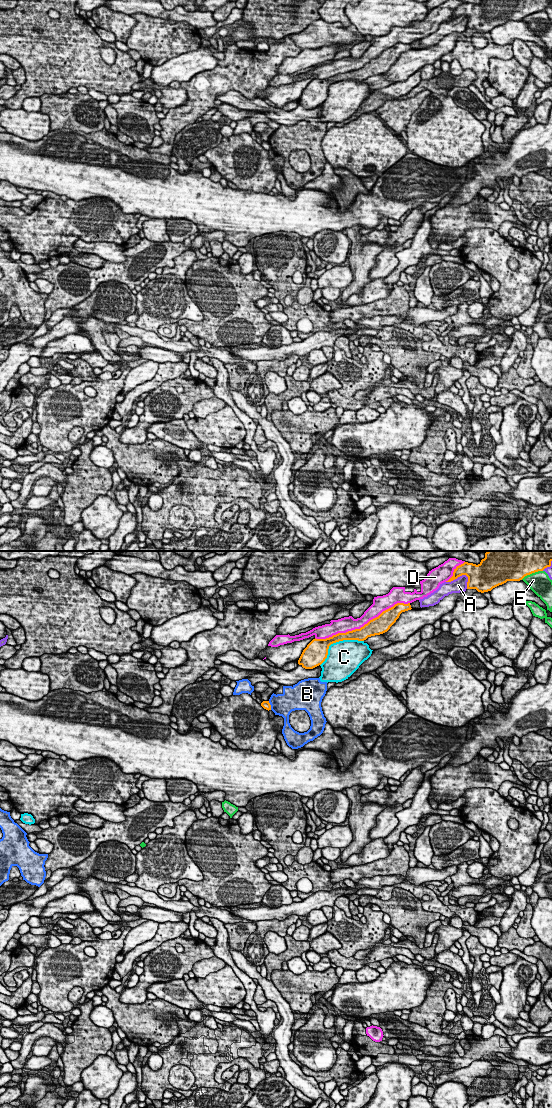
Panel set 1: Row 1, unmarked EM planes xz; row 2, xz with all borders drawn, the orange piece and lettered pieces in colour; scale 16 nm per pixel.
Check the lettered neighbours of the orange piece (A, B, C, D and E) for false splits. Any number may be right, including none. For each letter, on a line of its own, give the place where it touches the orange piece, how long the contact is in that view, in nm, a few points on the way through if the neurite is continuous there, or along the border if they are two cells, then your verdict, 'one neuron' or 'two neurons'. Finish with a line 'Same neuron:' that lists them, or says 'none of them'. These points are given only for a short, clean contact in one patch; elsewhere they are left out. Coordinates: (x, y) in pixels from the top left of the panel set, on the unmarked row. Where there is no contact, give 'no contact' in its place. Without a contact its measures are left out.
A: contact xz (457, 17); length 380 nm; two neurons
B: contact xz (270, 145); length 150 nm; two neurons
C: contact xz (336, 81); length 800 nm; two neurons
D: contact xz (363, 66); length 1650 nm; two neurons
E: contact xz (531, 13); length 380 nm; two neurons
Same neuron: none of them

